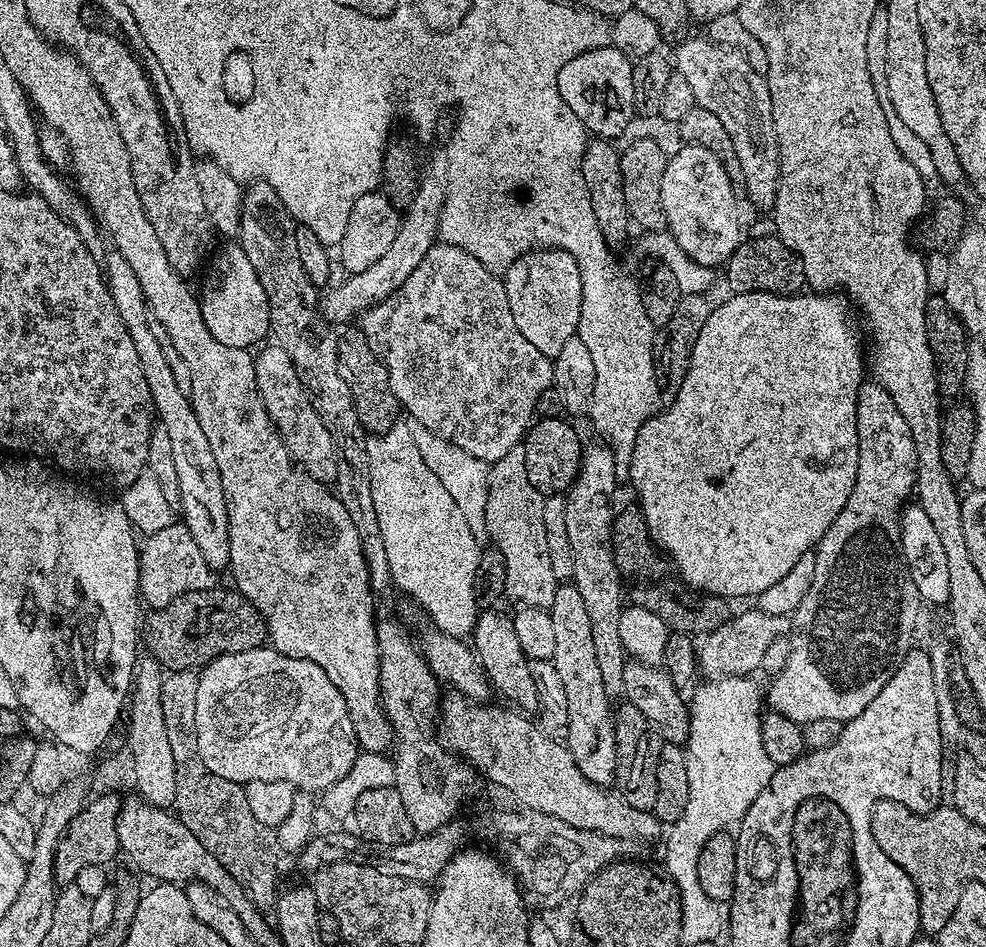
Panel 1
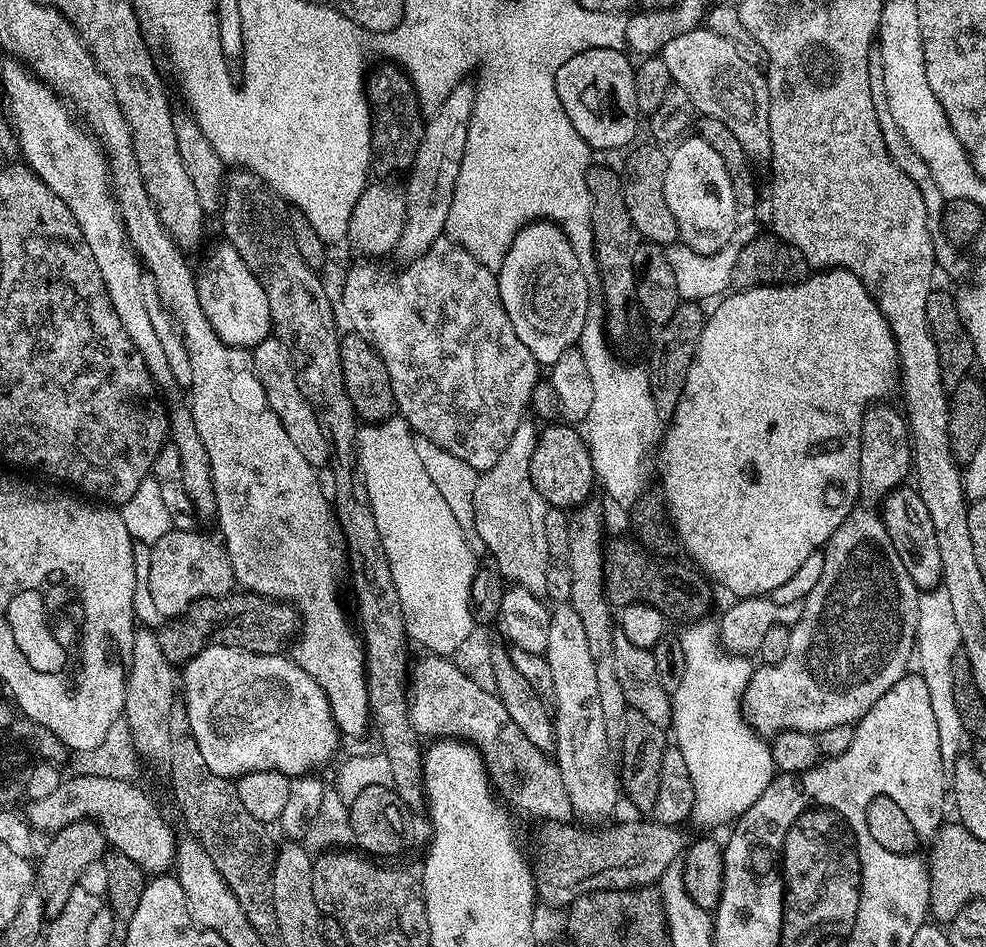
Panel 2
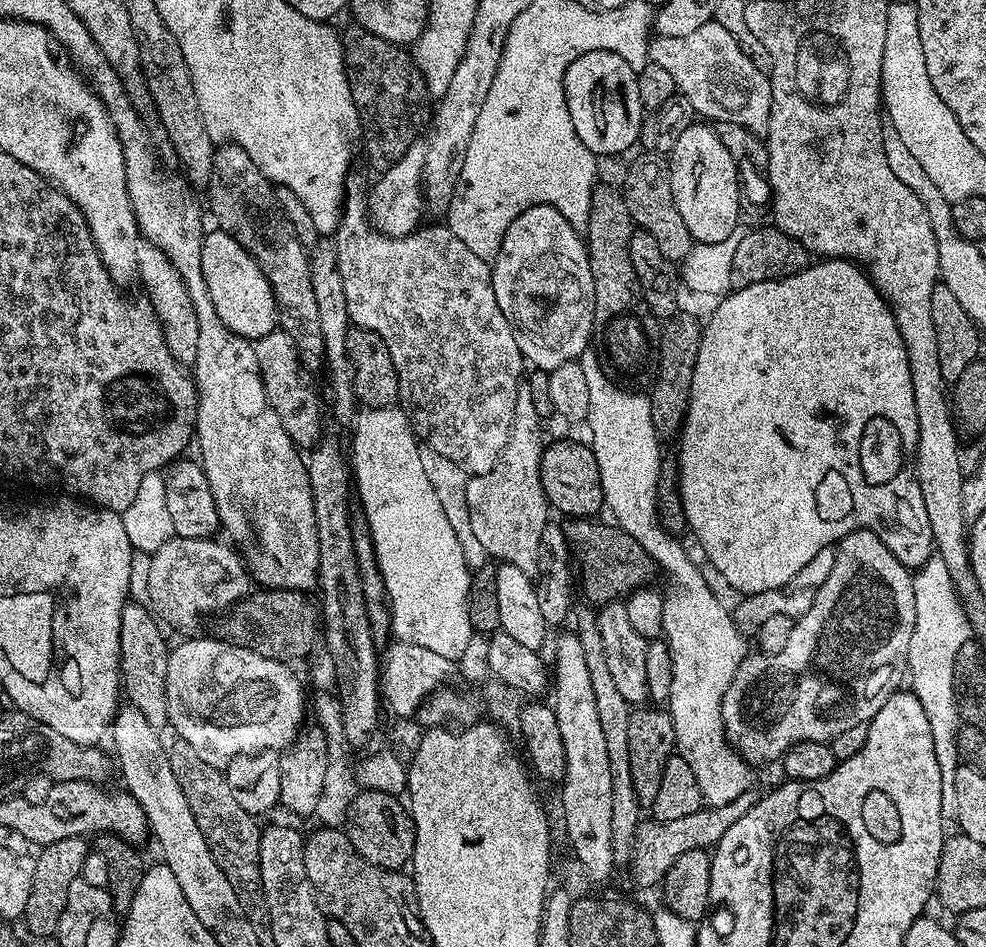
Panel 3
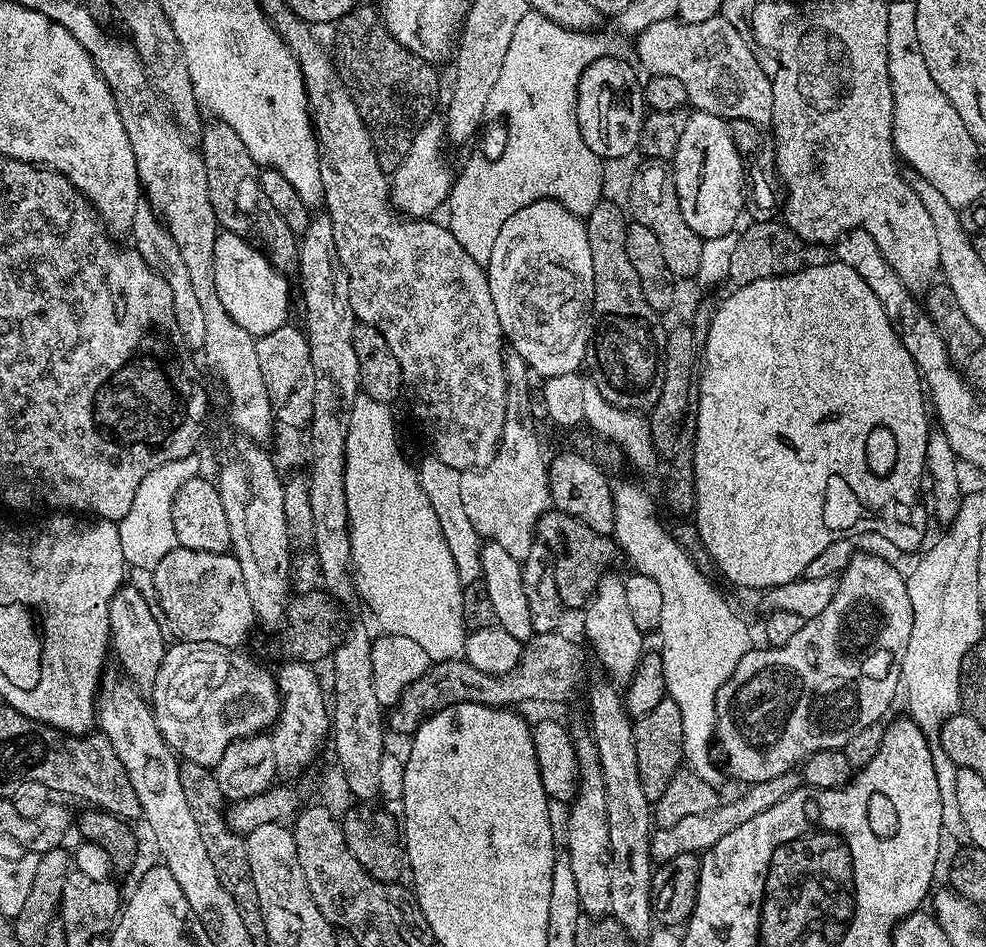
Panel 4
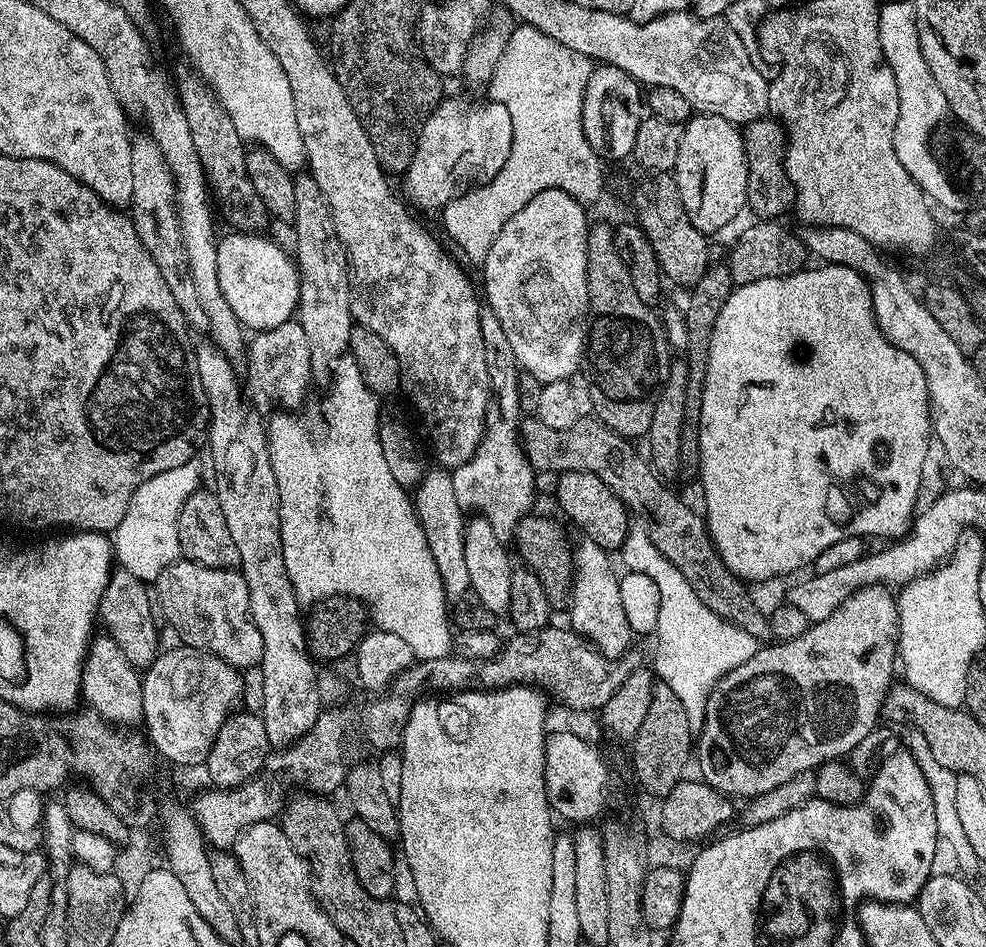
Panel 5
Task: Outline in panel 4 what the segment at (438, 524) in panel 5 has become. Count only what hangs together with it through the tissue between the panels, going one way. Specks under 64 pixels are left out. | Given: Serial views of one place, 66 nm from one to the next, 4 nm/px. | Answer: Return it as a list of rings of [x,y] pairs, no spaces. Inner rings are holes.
[[[431,454],[418,464],[418,475],[422,490],[426,490],[426,498],[430,498],[430,506],[434,506],[434,514],[438,516],[442,538],[446,546],[450,546],[450,558],[454,560],[454,566],[460,575],[463,585],[477,583],[481,579],[480,574],[480,550],[482,538],[470,526],[470,518],[466,518],[466,509],[462,507],[462,486],[460,485],[459,470],[454,466],[446,466],[438,457]]]

